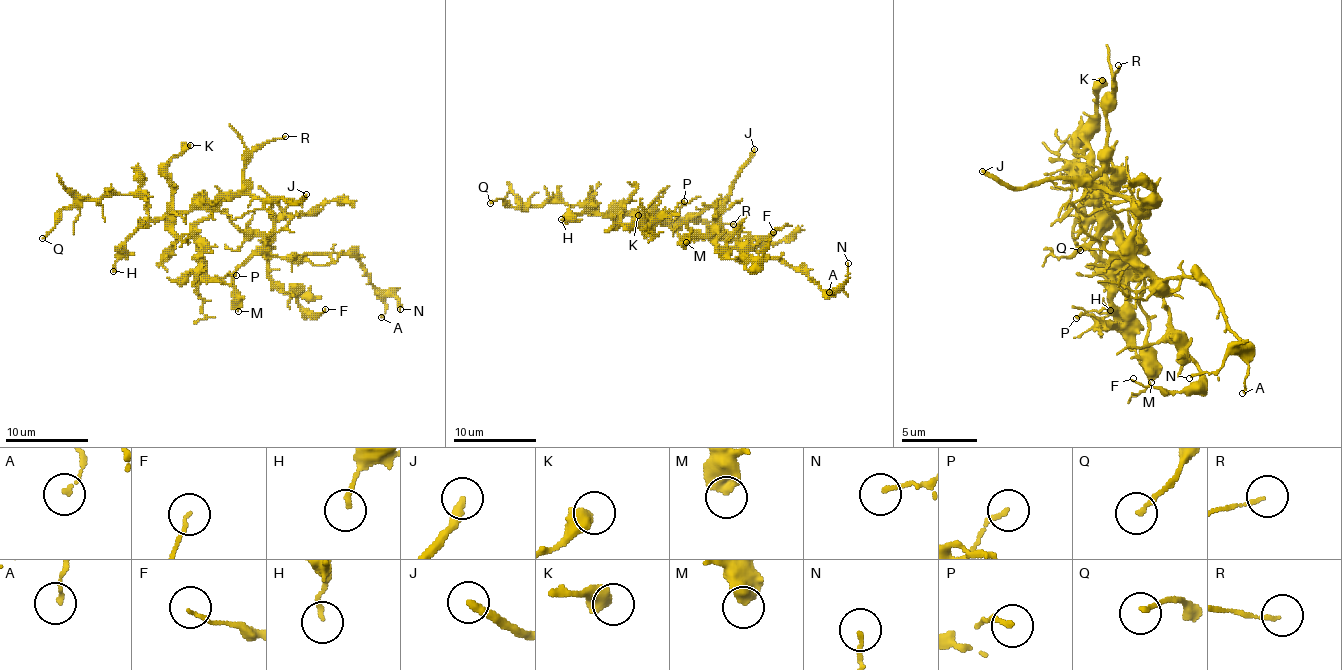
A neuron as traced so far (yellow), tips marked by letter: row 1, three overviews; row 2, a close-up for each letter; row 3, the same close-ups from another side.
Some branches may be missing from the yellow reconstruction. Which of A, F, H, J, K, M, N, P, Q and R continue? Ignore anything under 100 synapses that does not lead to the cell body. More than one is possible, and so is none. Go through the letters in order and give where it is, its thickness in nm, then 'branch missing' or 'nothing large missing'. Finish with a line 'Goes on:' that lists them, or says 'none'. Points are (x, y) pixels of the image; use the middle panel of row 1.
A: at (829, 292); 140 nm thick; nothing large missing
F: at (773, 232); 100 nm thick; nothing large missing
H: at (561, 219); 140 nm thick; nothing large missing
J: at (754, 149); 260 nm thick; branch missing
K: at (638, 215); 550 nm thick; nothing large missing
M: at (686, 242); 650 nm thick; nothing large missing
N: at (848, 263); 140 nm thick; nothing large missing
P: at (684, 201); 180 nm thick; nothing large missing
Q: at (490, 203); 160 nm thick; nothing large missing
R: at (733, 224); 110 nm thick; nothing large missing
Goes on: J

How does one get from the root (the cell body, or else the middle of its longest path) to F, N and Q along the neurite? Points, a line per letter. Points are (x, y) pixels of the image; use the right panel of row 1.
F: (1140, 224), (1136, 261), (1163, 295), (1166, 325), (1200, 378), (1181, 389), (1155, 389), (1133, 378)
N: (1140, 224), (1136, 257), (1163, 284), (1197, 276), (1242, 340), (1215, 370), (1189, 378)
Q: (1140, 224), (1125, 201), (1102, 197), (1102, 216), (1080, 171), (1087, 186), (1084, 216), (1072, 231), (1080, 250)

